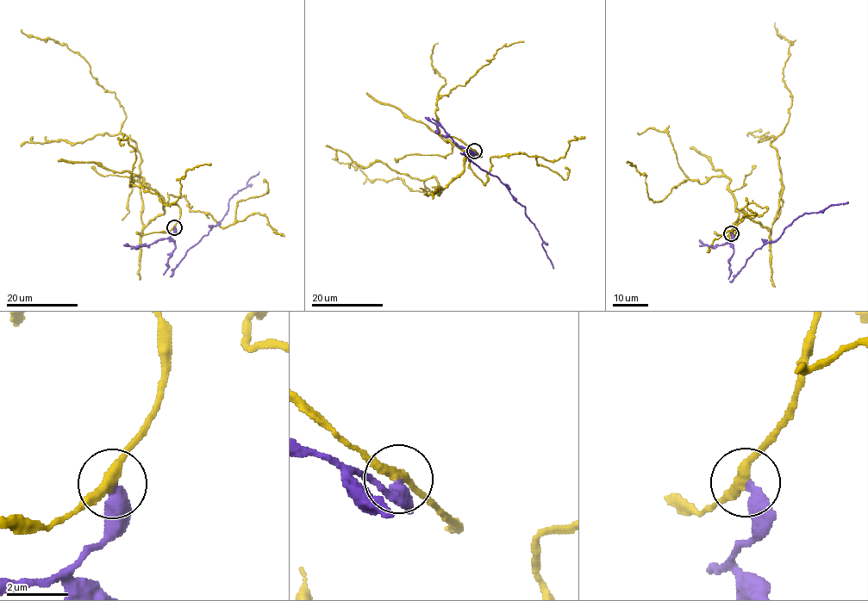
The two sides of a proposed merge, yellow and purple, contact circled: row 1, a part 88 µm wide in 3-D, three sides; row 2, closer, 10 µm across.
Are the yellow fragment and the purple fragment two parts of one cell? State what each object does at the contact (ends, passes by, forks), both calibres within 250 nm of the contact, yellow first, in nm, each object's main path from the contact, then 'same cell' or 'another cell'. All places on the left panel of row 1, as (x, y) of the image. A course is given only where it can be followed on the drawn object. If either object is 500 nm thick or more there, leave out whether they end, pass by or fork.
yellow passes by | purple ends | 320/380 nm | yellow via (174, 226), (180, 208), (166, 203), (143, 224), (140, 154), (120, 130), (115, 93), (65, 44), (21, 29) | purple via (174, 226), (170, 238), (175, 248), (167, 265), (173, 269), (216, 225), (227, 210), (228, 201), (259, 171) | another cell

